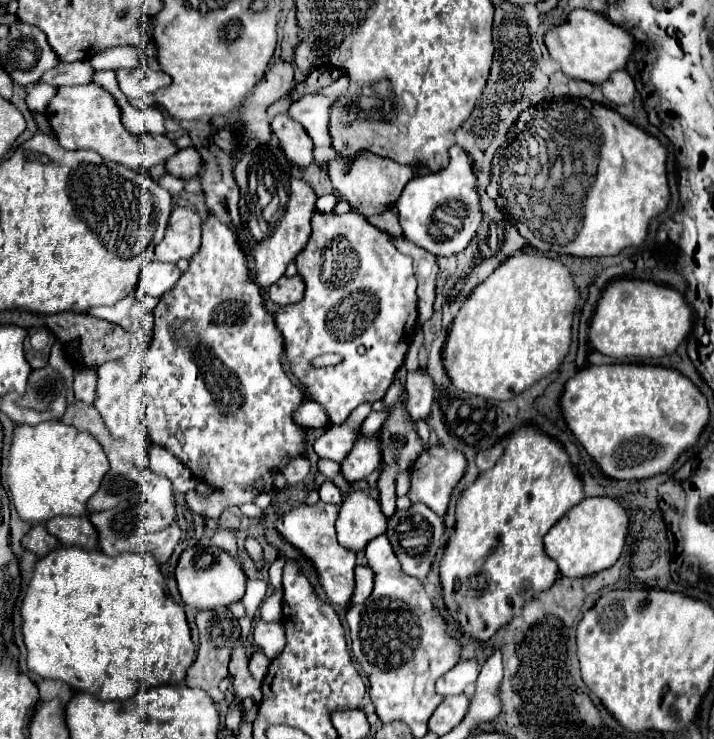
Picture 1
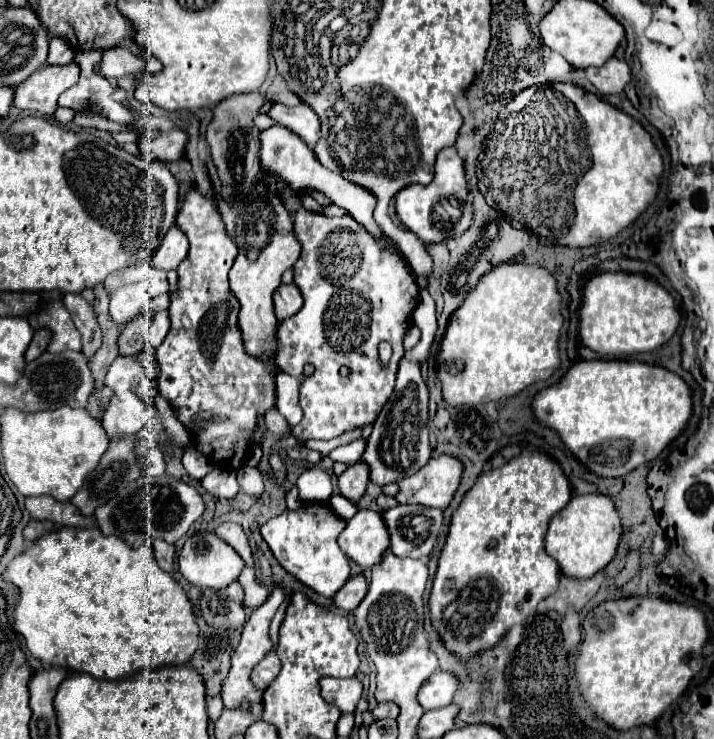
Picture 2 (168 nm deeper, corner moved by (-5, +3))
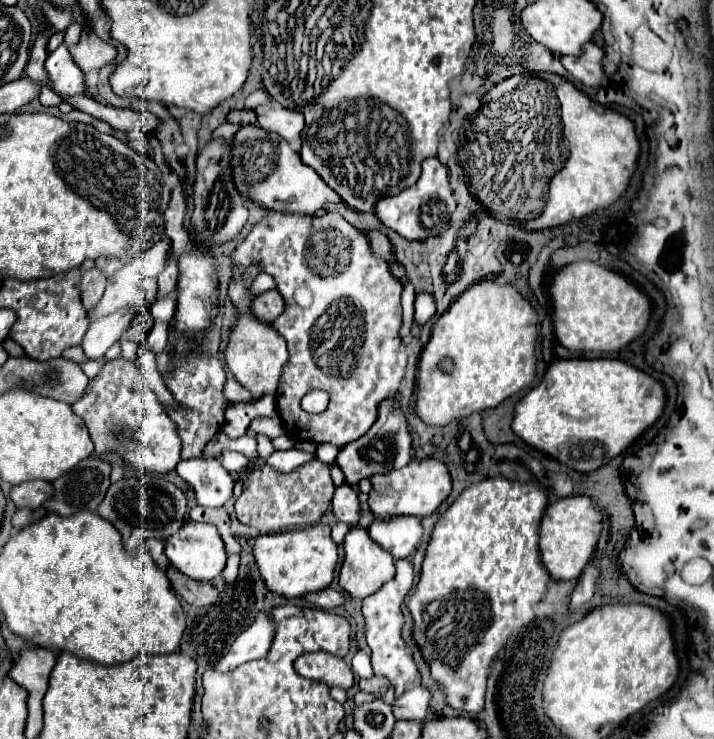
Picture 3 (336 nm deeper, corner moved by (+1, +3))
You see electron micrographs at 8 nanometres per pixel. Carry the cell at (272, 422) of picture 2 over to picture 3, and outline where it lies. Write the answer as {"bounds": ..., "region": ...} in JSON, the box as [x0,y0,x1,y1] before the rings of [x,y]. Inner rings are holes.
{"bounds":[223,378,253,404],"region":[[[229,378],[227,384],[225,384],[225,390],[223,390],[225,398],[231,402],[231,404],[237,404],[237,402],[253,402],[251,394],[247,394],[247,390],[243,390],[243,386],[239,386],[239,382],[235,378]]]}

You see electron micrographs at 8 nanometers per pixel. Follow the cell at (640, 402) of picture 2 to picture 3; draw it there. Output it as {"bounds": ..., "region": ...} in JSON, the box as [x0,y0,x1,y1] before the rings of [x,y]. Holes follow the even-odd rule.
{"bounds":[513,360,665,474],"region":[[[557,360],[549,366],[543,376],[543,382],[527,392],[515,404],[515,418],[513,418],[513,432],[523,438],[527,444],[539,448],[541,452],[549,454],[551,458],[559,460],[561,464],[589,474],[617,458],[625,452],[649,426],[653,426],[663,410],[665,410],[665,388],[647,372],[623,362],[623,360]]]}

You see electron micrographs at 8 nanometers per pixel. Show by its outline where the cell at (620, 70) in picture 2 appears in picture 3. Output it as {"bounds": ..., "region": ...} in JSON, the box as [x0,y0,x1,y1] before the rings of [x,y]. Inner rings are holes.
{"bounds":[561,42,607,86],"region":[[[589,42],[583,48],[583,54],[579,58],[575,56],[561,58],[567,72],[585,86],[599,86],[603,82],[603,78],[607,76],[603,60],[605,60],[605,52],[593,42]]]}

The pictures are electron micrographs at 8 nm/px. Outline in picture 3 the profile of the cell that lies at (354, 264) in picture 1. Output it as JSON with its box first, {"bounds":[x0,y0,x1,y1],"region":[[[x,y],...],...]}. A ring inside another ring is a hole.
{"bounds":[231,212,407,446],"region":[[[269,212],[231,254],[231,264],[237,266],[247,266],[253,260],[259,260],[263,270],[275,278],[277,290],[285,300],[285,312],[273,322],[273,328],[283,334],[289,348],[289,360],[281,372],[279,390],[275,394],[287,436],[295,442],[315,440],[319,444],[331,442],[337,446],[361,438],[375,424],[379,402],[399,390],[405,374],[407,352],[397,338],[401,326],[401,282],[393,278],[385,262],[371,256],[365,234],[351,226],[339,212],[327,212],[321,218]],[[311,388],[321,388],[329,394],[329,406],[321,414],[309,414],[301,408],[301,398]]]}

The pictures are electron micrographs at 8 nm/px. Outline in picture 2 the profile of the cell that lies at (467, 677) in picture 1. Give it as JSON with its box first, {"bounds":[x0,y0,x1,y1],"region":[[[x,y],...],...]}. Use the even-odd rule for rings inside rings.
{"bounds":[417,672,459,710],"region":[[[437,672],[433,674],[419,690],[417,694],[417,702],[425,708],[425,710],[433,710],[433,708],[443,708],[447,704],[451,704],[453,694],[459,686],[459,680],[449,674],[449,672]]]}

